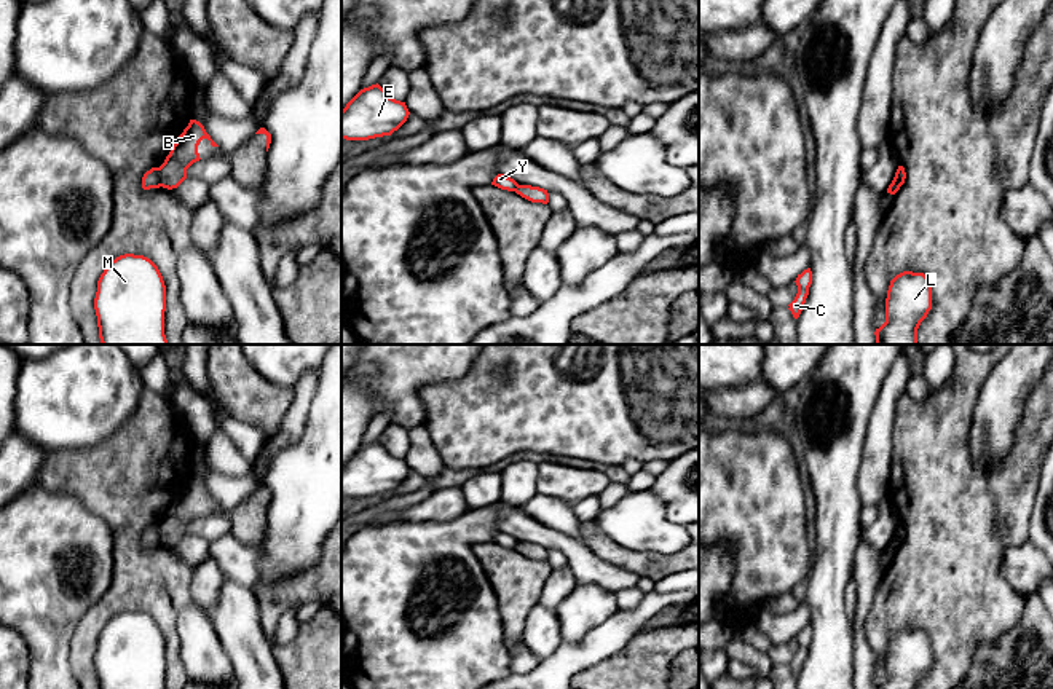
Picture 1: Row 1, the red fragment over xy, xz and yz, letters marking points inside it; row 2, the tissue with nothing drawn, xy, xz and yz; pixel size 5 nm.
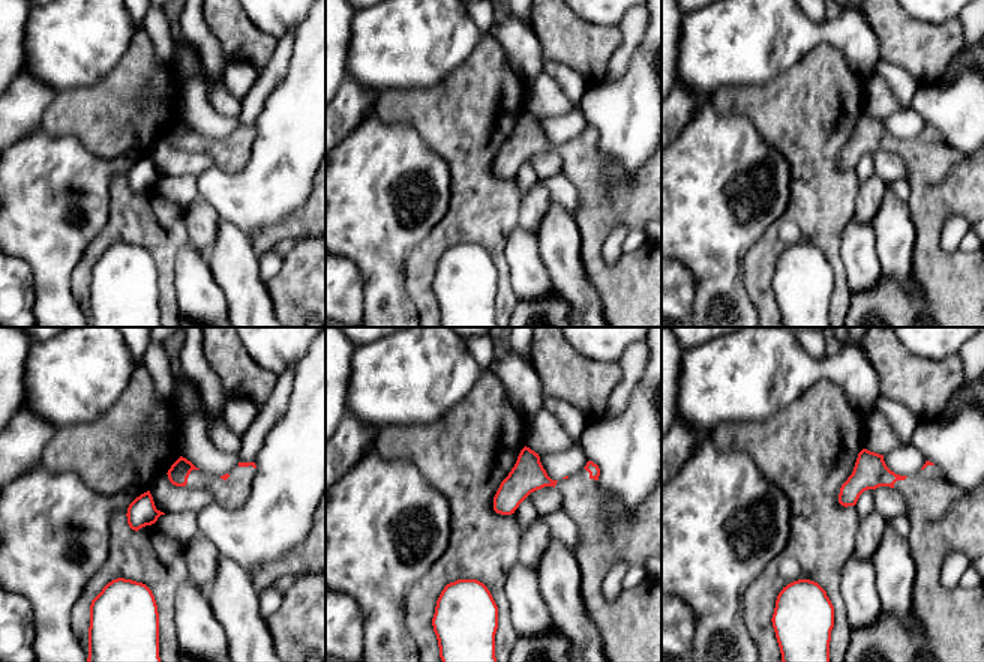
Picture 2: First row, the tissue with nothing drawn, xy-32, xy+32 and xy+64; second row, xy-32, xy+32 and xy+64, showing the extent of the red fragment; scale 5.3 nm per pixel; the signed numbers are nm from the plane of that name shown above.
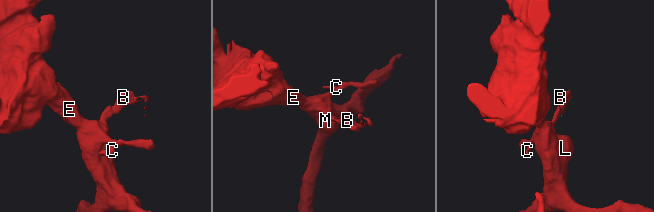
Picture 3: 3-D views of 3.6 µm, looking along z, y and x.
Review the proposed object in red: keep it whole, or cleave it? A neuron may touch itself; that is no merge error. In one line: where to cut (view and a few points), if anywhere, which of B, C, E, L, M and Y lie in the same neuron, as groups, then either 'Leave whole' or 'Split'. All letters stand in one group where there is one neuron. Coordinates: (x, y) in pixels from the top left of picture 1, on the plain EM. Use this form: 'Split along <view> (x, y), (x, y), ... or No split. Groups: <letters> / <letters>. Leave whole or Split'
Split along xy (158, 525), (158, 539), (161, 543). Groups: B / C E L M Y. Split

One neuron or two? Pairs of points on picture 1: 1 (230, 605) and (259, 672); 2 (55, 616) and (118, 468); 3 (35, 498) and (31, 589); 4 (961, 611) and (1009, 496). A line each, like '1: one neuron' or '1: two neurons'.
1: one neuron
2: two neurons
3: one neuron
4: one neuron

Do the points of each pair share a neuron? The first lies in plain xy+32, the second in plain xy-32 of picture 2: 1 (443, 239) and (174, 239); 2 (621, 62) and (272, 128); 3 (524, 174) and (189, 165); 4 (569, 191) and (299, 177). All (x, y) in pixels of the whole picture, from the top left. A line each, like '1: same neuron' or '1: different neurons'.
1: same neuron
2: different neurons
3: different neurons
4: same neuron

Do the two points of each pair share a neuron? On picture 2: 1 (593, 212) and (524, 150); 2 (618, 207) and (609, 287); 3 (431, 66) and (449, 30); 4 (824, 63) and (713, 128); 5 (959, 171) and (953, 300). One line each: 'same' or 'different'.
1: same
2: same
3: same
4: different
5: same

